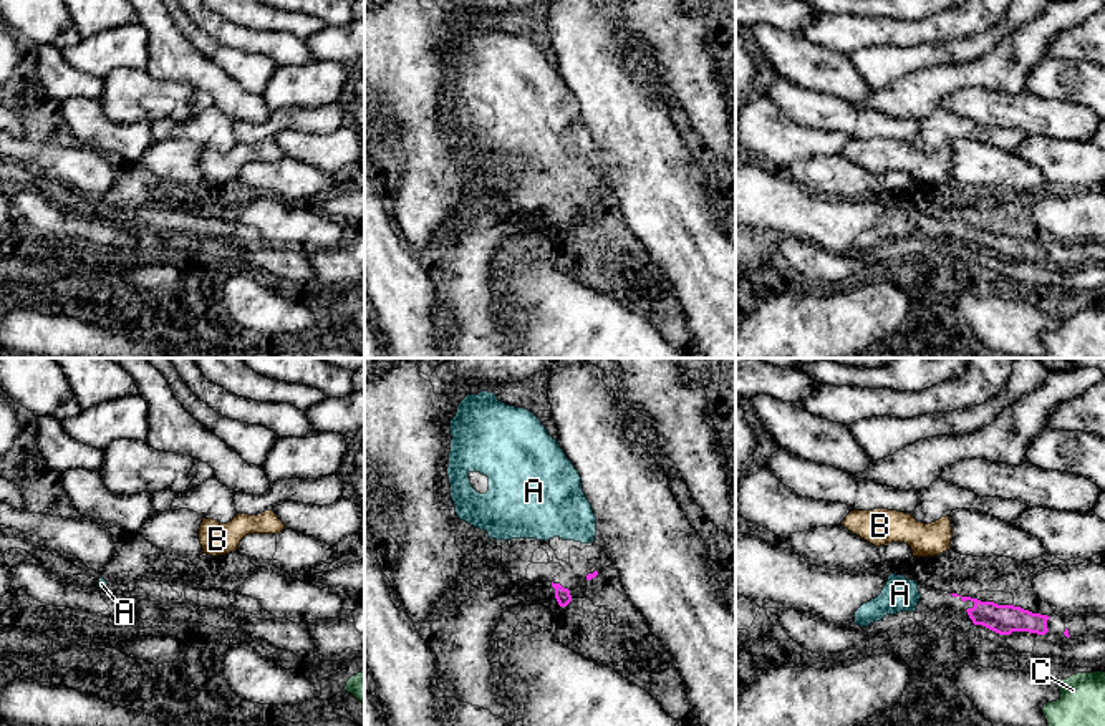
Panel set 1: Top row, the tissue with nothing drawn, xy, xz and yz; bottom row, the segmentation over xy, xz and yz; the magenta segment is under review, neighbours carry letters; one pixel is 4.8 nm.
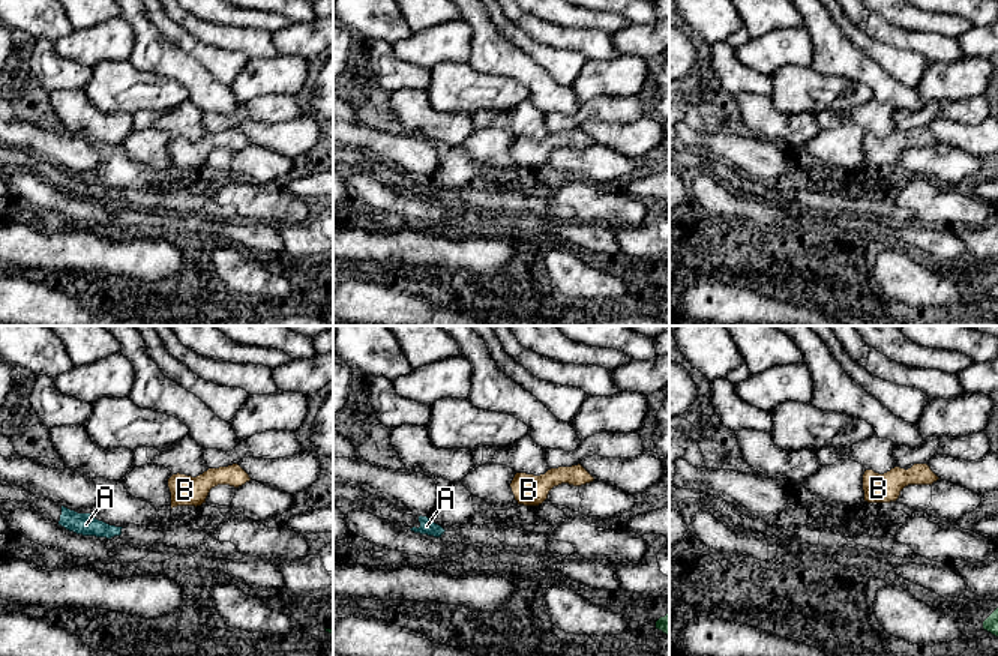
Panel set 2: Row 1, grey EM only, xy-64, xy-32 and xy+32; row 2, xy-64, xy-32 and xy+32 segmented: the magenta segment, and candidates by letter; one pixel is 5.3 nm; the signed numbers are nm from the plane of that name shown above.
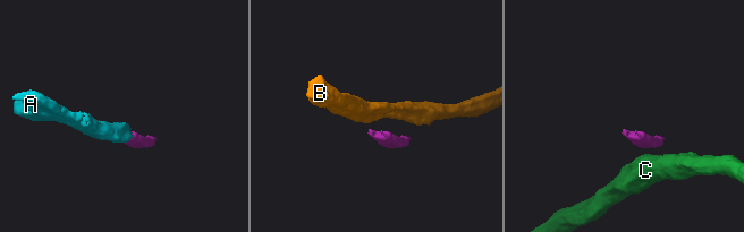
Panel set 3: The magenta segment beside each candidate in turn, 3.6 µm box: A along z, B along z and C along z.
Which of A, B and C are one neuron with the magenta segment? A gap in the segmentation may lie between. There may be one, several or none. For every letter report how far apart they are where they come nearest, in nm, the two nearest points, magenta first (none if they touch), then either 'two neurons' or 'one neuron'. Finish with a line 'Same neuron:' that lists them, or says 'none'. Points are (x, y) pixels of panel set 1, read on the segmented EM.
A: 140 nm apart; from magenta across xz (595, 571), (588, 542); one neuron
B: 200 nm apart; from magenta across yz (951, 594), (938, 554); two neurons
C: 180 nm apart; from magenta across yz (1067, 637), (1077, 673); two neurons
Same neuron: A

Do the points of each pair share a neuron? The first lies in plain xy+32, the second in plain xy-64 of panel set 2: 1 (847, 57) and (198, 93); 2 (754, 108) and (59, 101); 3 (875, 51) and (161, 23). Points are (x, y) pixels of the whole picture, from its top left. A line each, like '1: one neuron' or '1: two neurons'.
1: one neuron
2: one neuron
3: one neuron

